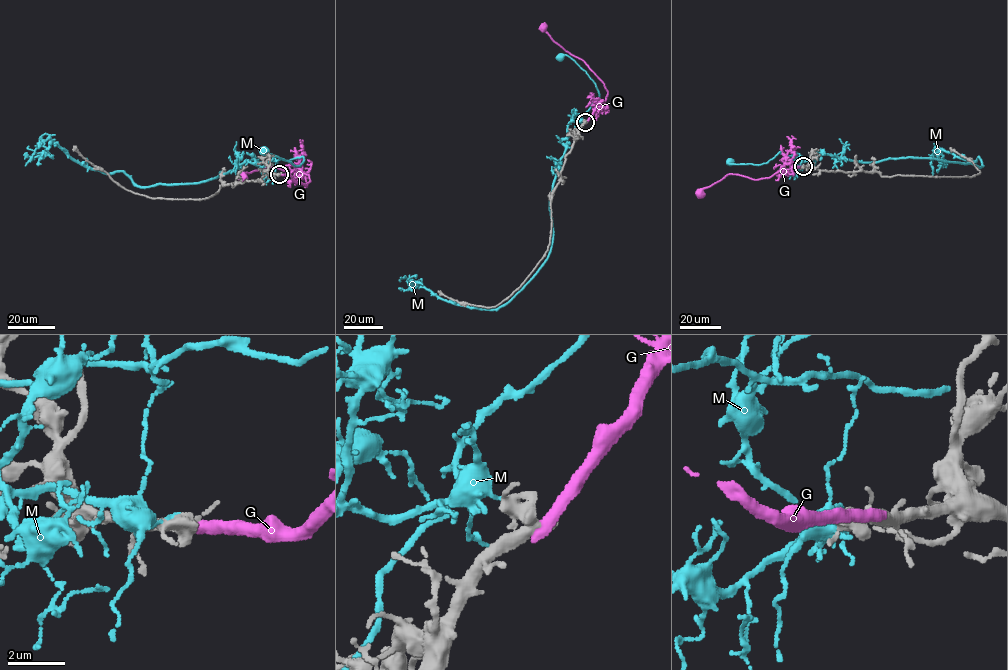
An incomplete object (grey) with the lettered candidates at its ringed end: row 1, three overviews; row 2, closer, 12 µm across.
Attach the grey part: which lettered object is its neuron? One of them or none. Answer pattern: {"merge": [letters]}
{"merge": ["G"]}

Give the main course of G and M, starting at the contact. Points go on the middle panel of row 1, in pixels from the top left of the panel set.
G: (585, 122), (595, 107), (605, 100), (607, 91), (586, 63), (565, 51), (543, 27)
M: (584, 121), (570, 121), (567, 137), (599, 95), (586, 72), (567, 55), (560, 57)

